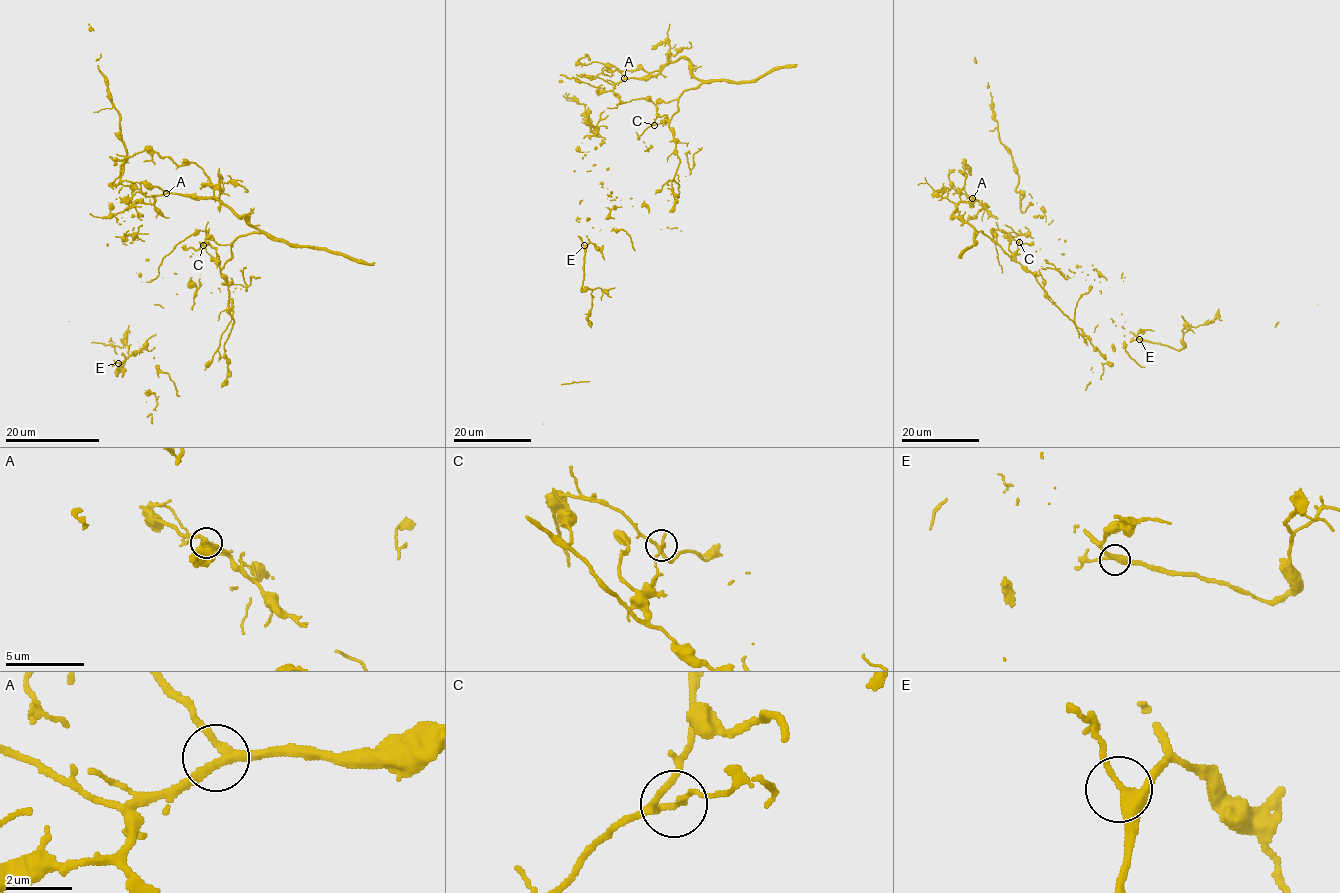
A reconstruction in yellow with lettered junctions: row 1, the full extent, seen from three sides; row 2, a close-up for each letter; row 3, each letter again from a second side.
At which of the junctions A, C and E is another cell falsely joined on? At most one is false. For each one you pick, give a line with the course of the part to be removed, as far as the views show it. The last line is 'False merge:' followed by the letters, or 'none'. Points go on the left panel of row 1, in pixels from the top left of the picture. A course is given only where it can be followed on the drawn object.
C: foreign part runs (203, 245), (134, 237), (123, 352), (157, 364), (156, 397), (204, 370), (243, 274), (199, 275), (192, 310)
False merge: C

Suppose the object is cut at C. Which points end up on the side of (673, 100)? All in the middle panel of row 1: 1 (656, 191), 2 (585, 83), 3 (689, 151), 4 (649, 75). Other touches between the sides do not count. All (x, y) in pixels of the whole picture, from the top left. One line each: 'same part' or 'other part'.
1: other part
2: same part
3: other part
4: same part

